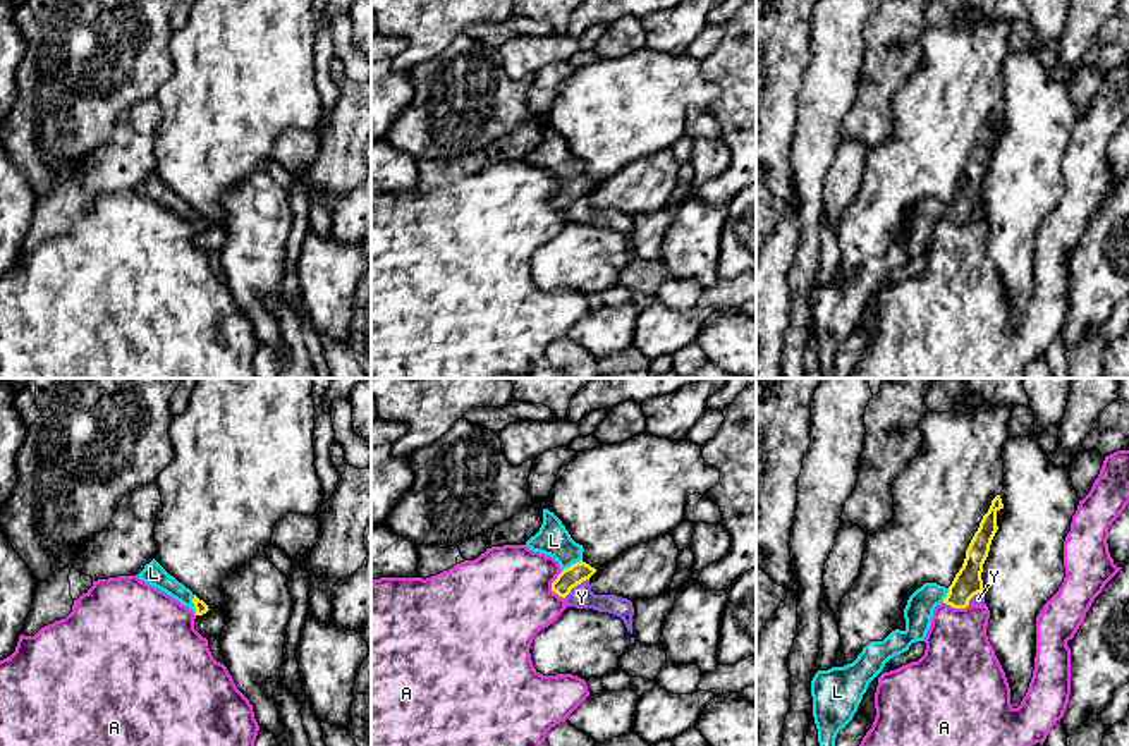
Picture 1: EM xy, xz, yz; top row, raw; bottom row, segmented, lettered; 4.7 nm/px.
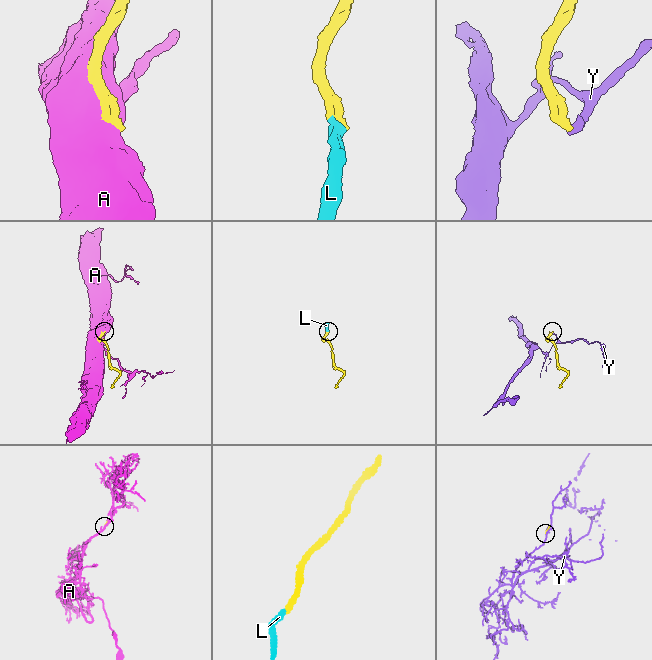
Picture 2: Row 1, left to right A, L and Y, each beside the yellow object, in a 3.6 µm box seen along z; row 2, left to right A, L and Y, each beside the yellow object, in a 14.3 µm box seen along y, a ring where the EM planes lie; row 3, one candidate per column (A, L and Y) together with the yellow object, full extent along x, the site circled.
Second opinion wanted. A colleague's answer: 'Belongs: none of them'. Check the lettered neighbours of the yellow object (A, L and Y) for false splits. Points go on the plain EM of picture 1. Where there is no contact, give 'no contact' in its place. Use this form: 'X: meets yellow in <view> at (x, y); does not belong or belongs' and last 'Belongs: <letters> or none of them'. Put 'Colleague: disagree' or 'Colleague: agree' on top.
Colleague: disagree
A: meets yellow in xz at (552, 201); does not belong
L: meets yellow in xy at (195, 220); belongs
Y: meets yellow in xz at (576, 200); does not belong
Belongs: L

